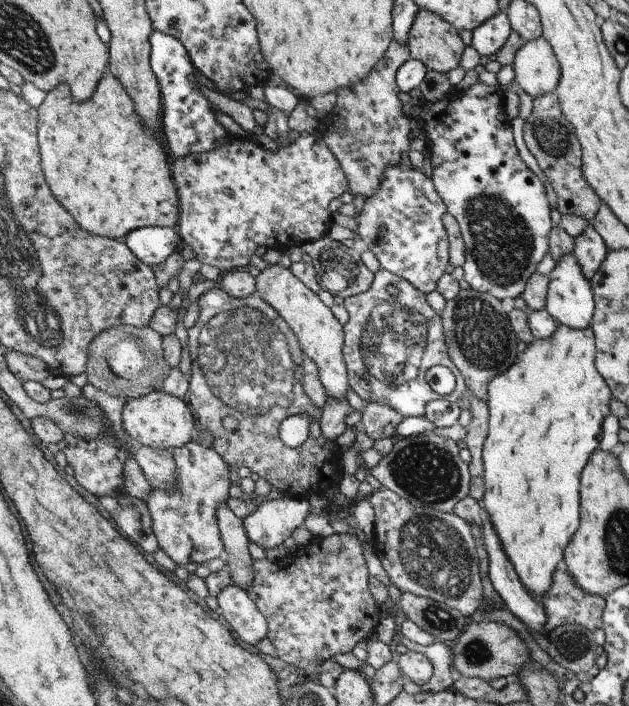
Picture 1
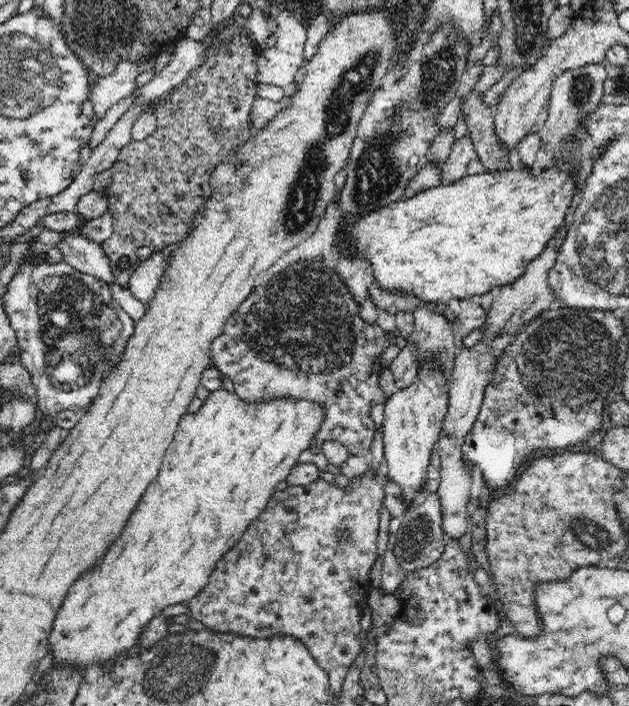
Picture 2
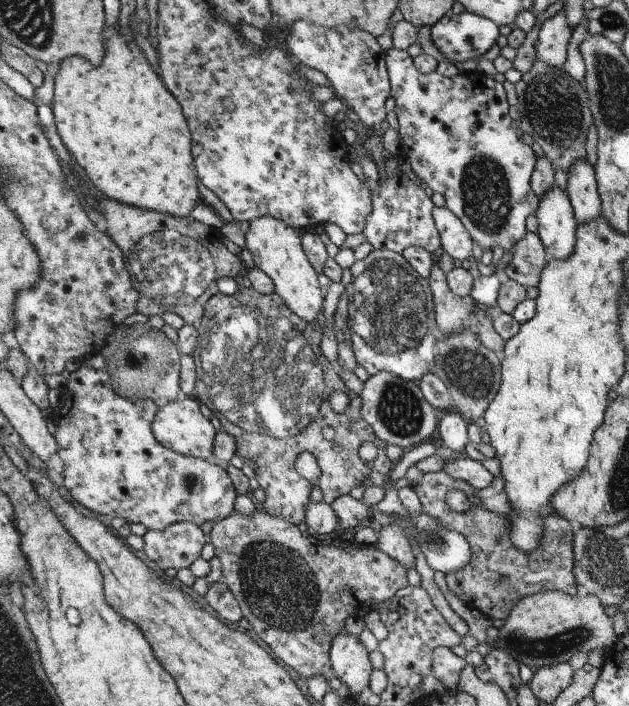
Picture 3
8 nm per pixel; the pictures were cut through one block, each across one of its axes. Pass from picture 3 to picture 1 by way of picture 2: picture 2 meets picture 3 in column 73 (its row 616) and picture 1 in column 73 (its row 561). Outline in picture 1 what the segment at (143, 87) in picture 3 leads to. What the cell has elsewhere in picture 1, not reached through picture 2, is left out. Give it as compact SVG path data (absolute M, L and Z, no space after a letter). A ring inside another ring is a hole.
M106 76L100 80L96 88L95 95L85 102L76 102L72 96L70 86L60 83L58 87L52 88L47 92L45 100L38 108L38 140L41 156L43 158L44 176L51 188L56 200L75 218L80 228L95 236L107 237L108 239L123 240L127 235L143 227L172 227L176 224L178 217L178 198L176 196L177 186L172 182L173 176L170 176L170 166L168 166L168 158L162 150L162 146L156 142L156 136L147 132L146 125L142 122L142 117L136 112L134 101L127 90L120 85L120 82L114 77Z

